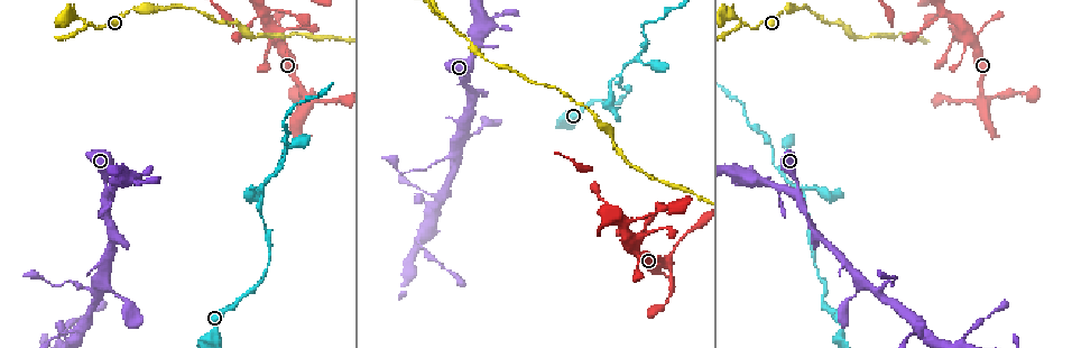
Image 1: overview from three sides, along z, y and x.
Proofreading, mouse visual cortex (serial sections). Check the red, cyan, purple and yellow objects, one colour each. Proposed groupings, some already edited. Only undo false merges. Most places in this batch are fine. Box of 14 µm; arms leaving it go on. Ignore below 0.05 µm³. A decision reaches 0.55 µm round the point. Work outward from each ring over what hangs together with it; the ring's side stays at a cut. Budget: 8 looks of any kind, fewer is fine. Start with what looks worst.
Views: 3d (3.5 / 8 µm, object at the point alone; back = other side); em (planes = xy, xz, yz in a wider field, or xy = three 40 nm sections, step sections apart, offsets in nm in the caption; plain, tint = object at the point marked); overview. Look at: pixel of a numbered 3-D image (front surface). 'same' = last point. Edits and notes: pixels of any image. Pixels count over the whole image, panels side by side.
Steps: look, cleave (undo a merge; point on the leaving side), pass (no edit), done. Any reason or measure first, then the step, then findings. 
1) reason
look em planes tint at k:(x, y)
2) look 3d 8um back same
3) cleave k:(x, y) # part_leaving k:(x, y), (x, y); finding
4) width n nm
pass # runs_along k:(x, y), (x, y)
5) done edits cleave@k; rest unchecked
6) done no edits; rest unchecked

three-way junction
look 3d 3.5um at 1:(88, 24)

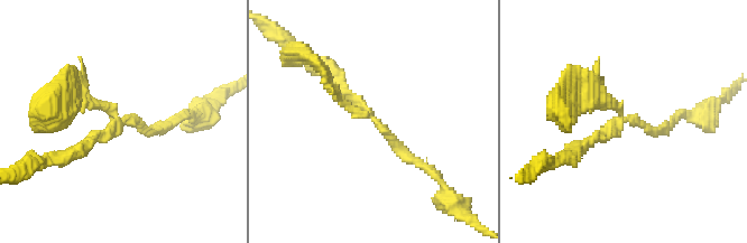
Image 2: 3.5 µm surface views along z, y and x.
look em xy step 3 tint at 2:(380, 127)

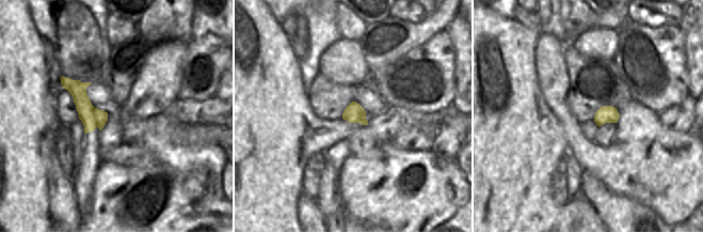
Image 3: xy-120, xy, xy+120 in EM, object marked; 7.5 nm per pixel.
look em xy step 1 tint same

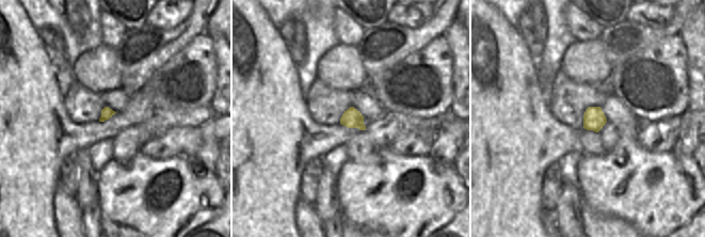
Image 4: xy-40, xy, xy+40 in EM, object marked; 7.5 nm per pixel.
arm_widths 150, 150, 150 nm
pass # runs_along 2:(177, 118), (146, 131), (77, 96); continuous, no second cell

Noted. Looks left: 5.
three arms meet
look 3d 8um at 1:(799, 194)

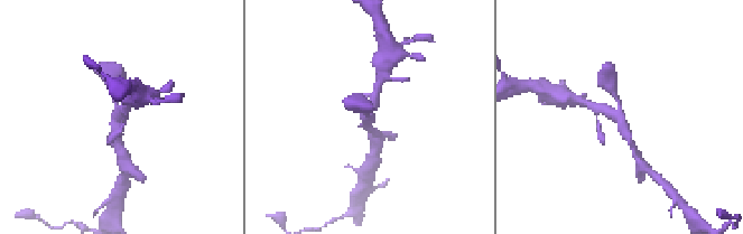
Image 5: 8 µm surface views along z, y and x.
look em xy step 5 tint at 5:(115, 116)

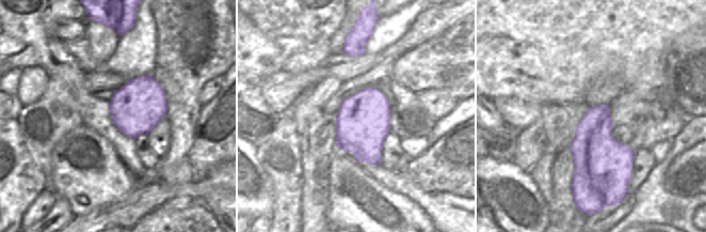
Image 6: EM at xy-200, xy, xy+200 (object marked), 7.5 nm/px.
arm_widths 300, 300, 300 nm
pass # one cell here

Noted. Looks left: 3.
arms run side by side
look 3d 3.5um at 1:(635, 60)

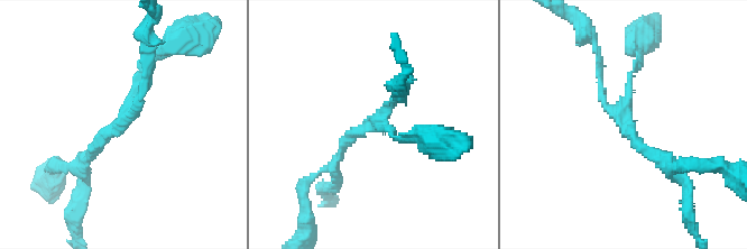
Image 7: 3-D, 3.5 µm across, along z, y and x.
arms 3; arm_widths 100, 100, 150 nm
look em xy step 1 tint at 7:(378, 120)

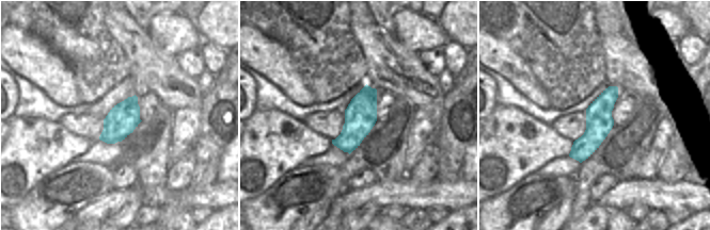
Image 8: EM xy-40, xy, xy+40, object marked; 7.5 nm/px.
width 240 nm
pass # runs_along 8:(614, 88), (596, 132), (572, 154); all the same cell

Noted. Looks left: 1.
done no edits; rest unchecked

